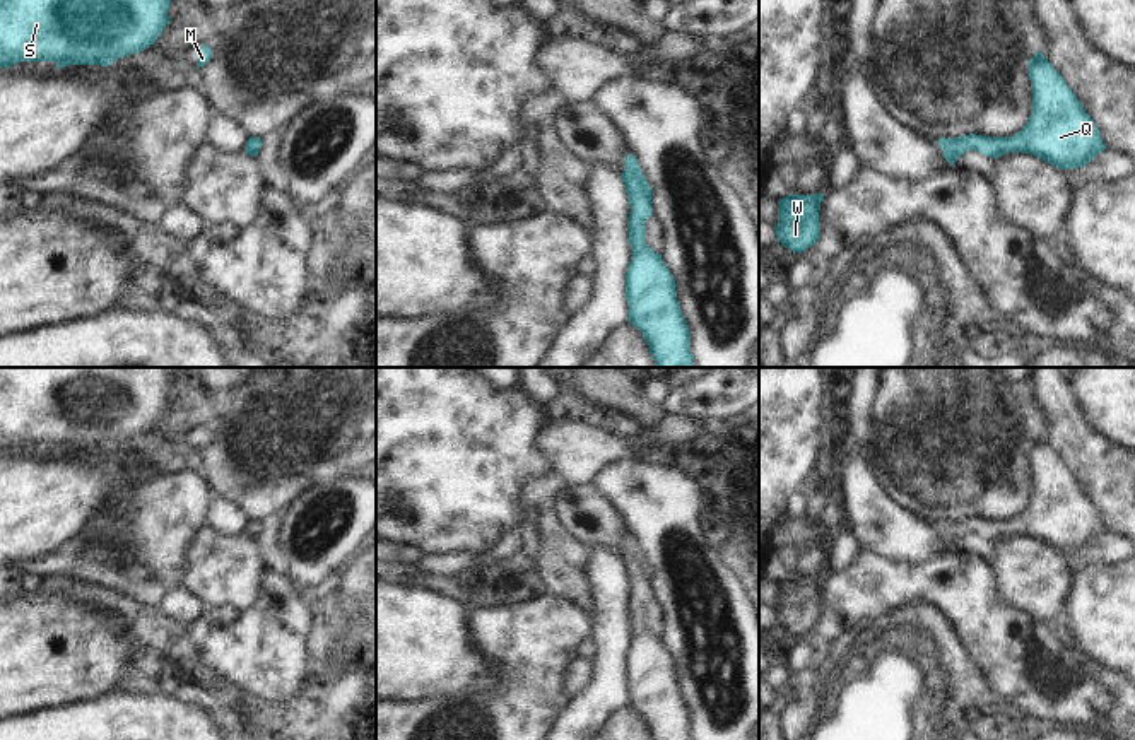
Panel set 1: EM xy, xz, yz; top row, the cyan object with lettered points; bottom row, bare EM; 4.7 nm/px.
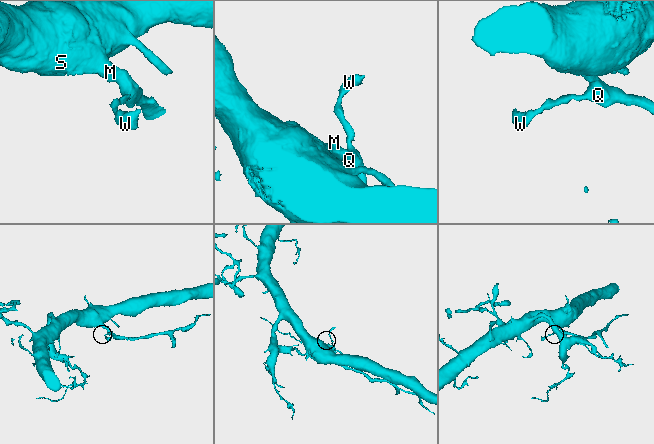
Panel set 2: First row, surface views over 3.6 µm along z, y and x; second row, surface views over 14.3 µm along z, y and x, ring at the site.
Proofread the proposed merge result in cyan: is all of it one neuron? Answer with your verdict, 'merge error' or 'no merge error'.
no merge error

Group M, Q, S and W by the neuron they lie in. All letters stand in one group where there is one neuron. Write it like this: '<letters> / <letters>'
M Q S W

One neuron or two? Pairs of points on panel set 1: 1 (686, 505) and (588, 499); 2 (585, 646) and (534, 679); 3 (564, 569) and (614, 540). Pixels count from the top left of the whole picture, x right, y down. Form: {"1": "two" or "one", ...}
{"1": "one", "2": "two", "3": "two"}

